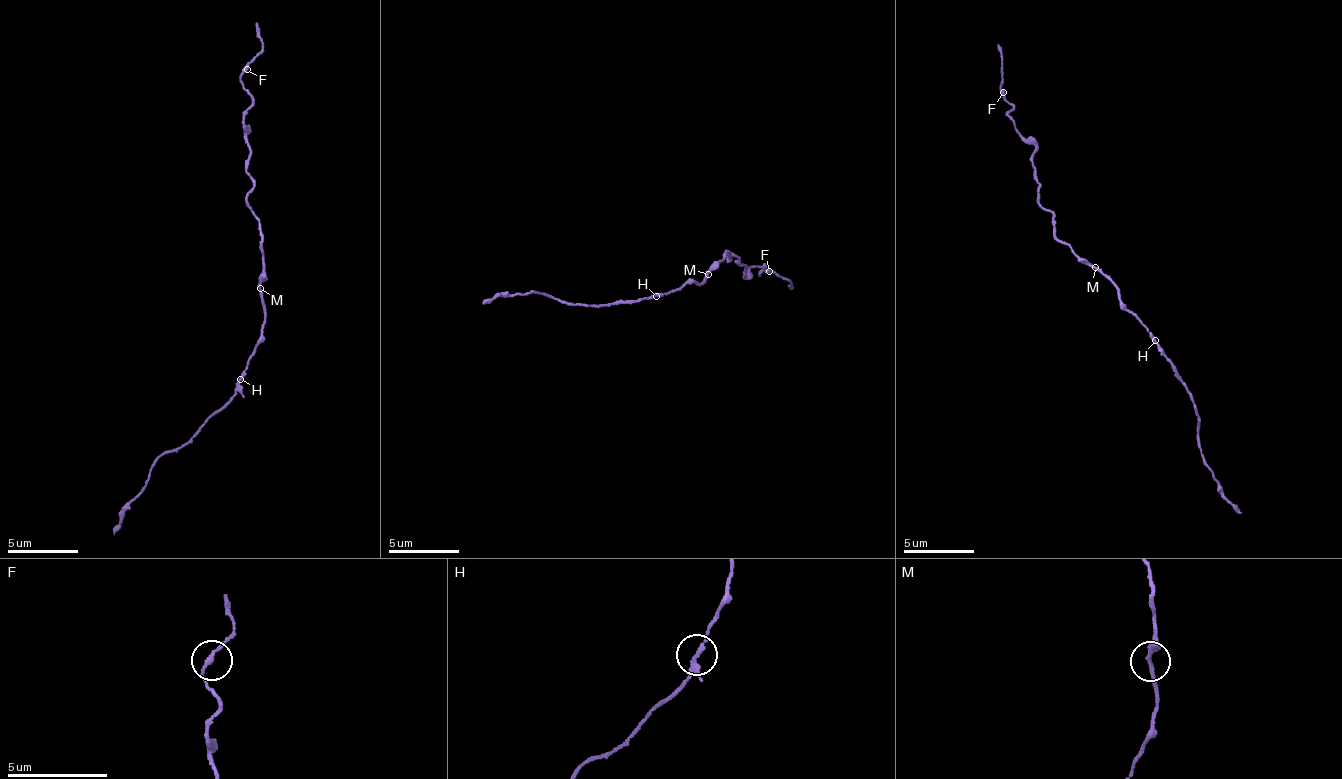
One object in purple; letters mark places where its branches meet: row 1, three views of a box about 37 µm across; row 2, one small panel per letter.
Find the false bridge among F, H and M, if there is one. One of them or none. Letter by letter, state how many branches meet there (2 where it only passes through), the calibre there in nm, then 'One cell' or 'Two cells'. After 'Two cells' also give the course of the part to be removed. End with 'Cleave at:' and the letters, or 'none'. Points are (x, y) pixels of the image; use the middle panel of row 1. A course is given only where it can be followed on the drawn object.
F: Branches: 2. Thickness 190 nm. One cell
H: Branches: 3. Thickness 170 nm. Two cells. Course of the part to remove: (655, 297), (588, 307), (548, 297), (536, 291), (506, 293), (484, 303)
M: Branches: 2. Thickness 190 nm. One cell
Cleave at: H

